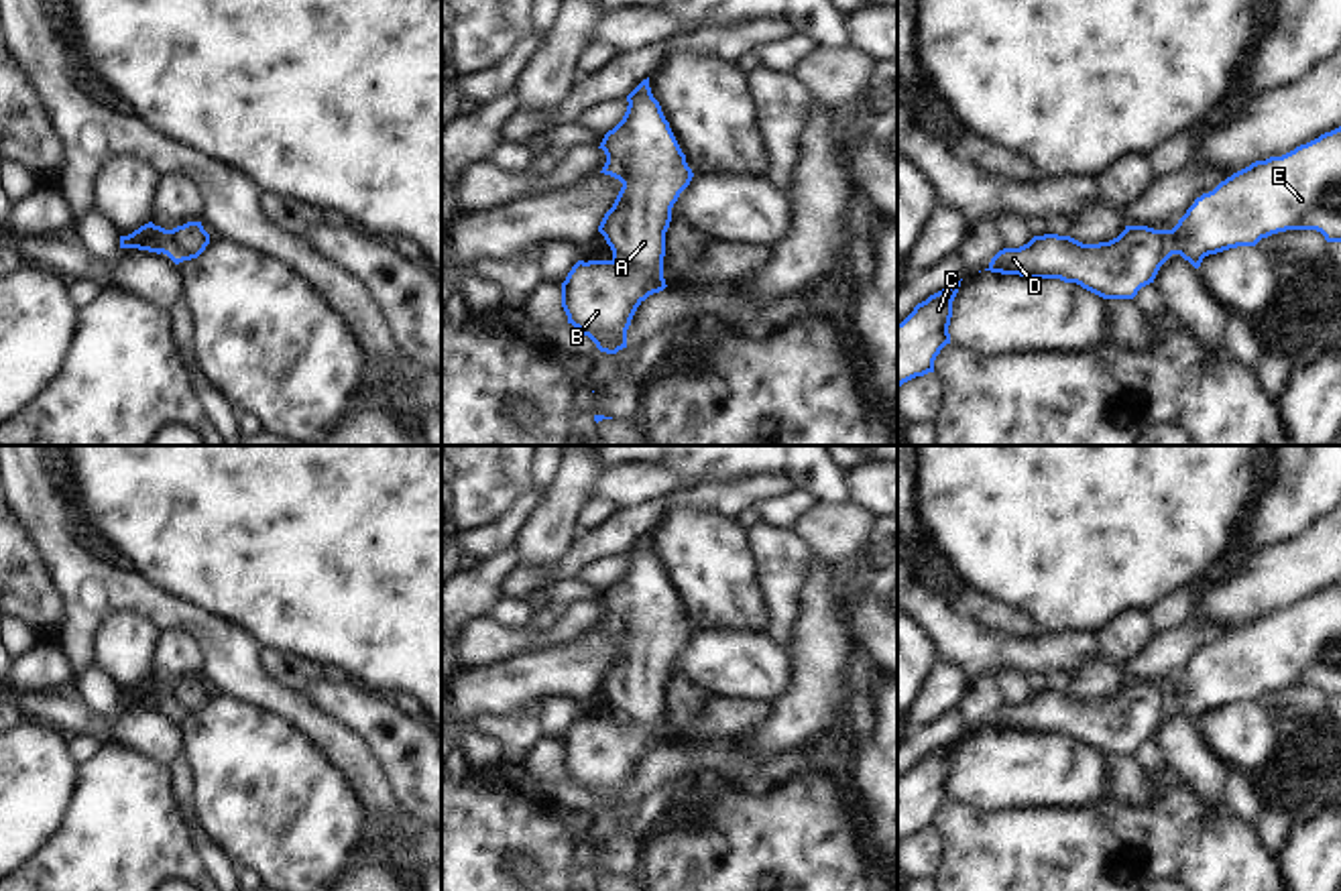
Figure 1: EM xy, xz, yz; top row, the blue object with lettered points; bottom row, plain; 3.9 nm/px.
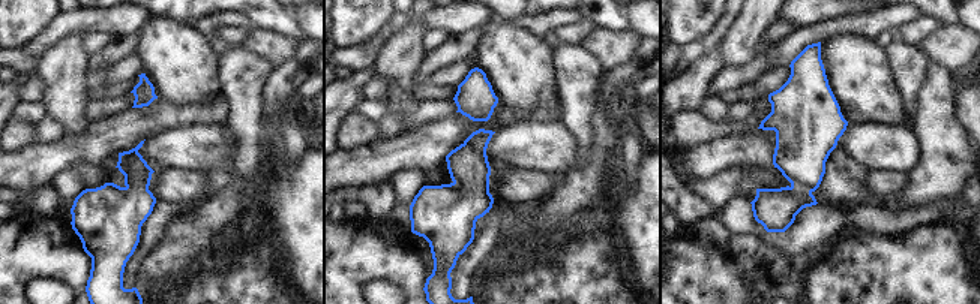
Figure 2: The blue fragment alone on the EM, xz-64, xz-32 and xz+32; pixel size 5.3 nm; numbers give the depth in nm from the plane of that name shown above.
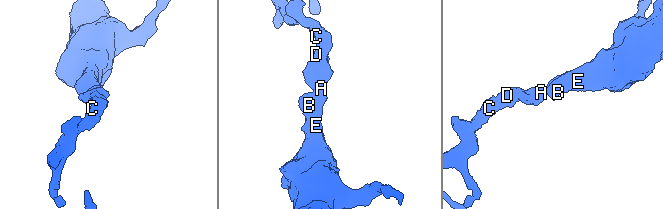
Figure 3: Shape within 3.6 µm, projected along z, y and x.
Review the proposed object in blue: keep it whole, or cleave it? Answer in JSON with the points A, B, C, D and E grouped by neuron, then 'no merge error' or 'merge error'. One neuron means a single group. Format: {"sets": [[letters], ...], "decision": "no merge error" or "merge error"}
{"sets": [["A", "B", "C", "D", "E"]], "decision": "no merge error"}

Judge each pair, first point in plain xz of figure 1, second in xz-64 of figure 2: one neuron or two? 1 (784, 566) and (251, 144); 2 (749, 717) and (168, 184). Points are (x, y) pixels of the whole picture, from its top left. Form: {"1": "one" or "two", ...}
{"1": "one", "2": "one"}

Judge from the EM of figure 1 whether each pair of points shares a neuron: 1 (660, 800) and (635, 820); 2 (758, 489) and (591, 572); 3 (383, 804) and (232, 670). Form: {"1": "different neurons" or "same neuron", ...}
{"1": "same neuron", "2": "different neurons", "3": "same neuron"}

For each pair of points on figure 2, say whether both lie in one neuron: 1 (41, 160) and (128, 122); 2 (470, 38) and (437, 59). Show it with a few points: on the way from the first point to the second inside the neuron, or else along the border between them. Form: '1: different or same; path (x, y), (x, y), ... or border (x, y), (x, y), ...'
1: same; path (62, 153), (92, 147), (107, 137)
2: same; path (462, 45), (444, 56)

